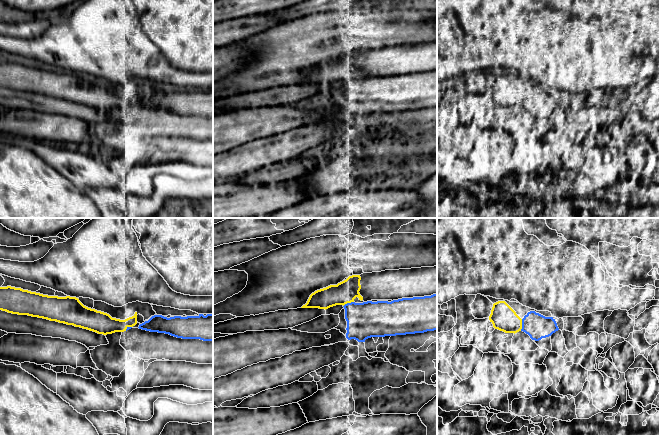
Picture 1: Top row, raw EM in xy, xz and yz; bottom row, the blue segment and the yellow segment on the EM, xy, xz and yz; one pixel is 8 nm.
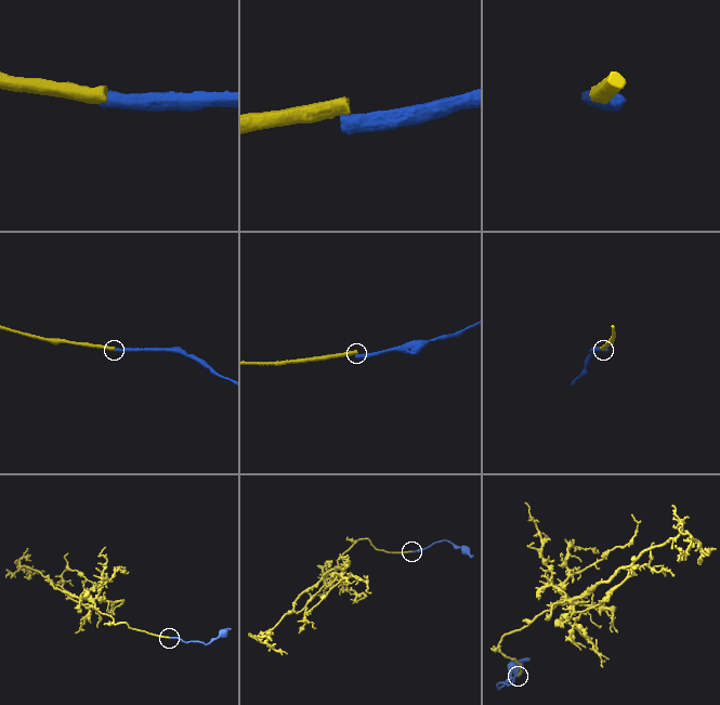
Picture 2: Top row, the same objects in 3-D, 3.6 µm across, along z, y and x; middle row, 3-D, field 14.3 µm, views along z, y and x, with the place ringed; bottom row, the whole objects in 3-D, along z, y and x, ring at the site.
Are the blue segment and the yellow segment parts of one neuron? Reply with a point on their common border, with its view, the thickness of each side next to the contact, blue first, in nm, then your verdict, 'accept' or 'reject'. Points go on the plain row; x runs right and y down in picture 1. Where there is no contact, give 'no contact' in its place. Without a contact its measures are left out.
contact yz (522, 101); calibres 200 and 200 nm; accept

